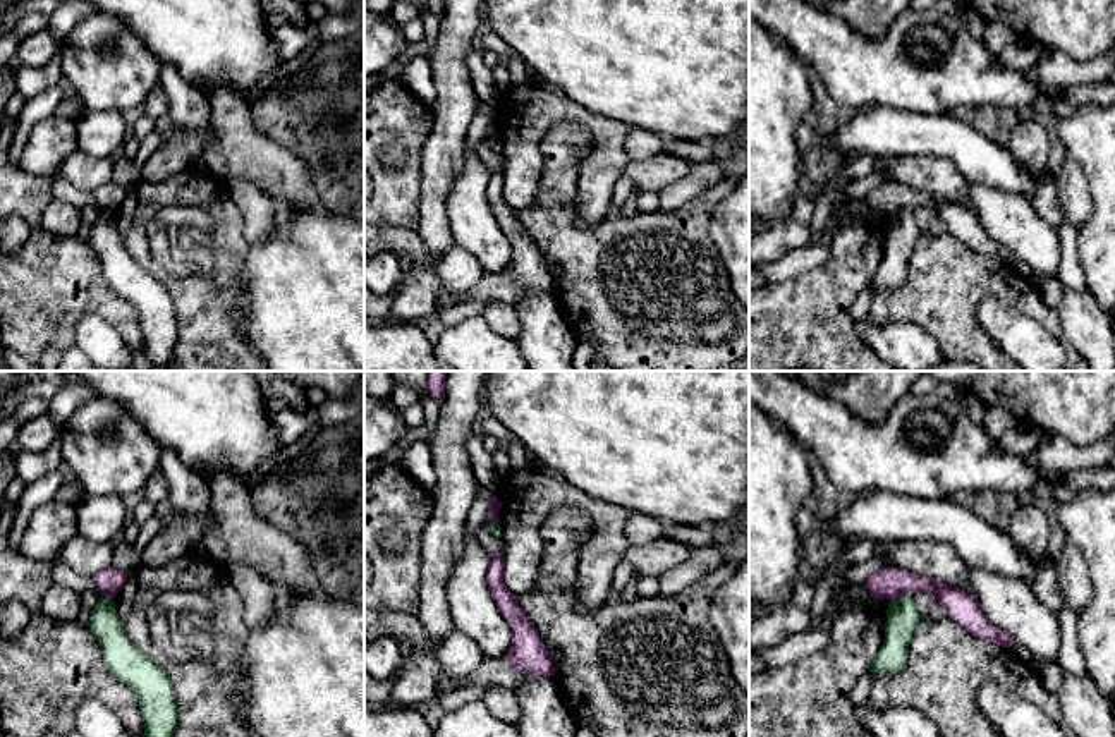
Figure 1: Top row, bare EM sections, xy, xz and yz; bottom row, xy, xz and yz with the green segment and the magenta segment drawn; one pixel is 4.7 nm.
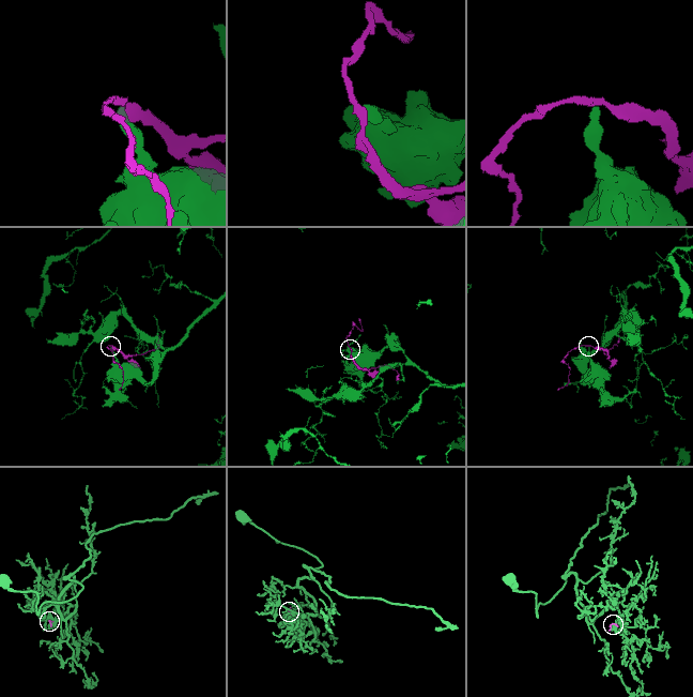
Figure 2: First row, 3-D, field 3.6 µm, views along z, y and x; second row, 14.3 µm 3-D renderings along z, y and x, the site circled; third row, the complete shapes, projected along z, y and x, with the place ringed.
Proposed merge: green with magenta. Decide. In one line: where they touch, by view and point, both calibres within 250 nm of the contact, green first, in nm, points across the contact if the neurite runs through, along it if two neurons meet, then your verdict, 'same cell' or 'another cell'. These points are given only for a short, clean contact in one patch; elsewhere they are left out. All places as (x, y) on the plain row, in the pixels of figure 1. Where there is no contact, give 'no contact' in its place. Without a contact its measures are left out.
yz (899, 212) | 160/150 nm | along yz (909, 208), (890, 215) | another cell

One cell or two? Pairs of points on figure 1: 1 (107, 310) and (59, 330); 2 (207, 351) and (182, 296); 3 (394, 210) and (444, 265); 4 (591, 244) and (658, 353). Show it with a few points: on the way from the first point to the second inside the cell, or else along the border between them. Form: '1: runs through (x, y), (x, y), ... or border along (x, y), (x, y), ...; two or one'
1: runs through (95, 306), (81, 306), (69, 318); one
2: runs through (207, 337), (205, 323), (196, 310); one
3: border along (382, 225), (401, 225), (416, 231); two
4: runs through (617, 272), (657, 311), (658, 325); one

